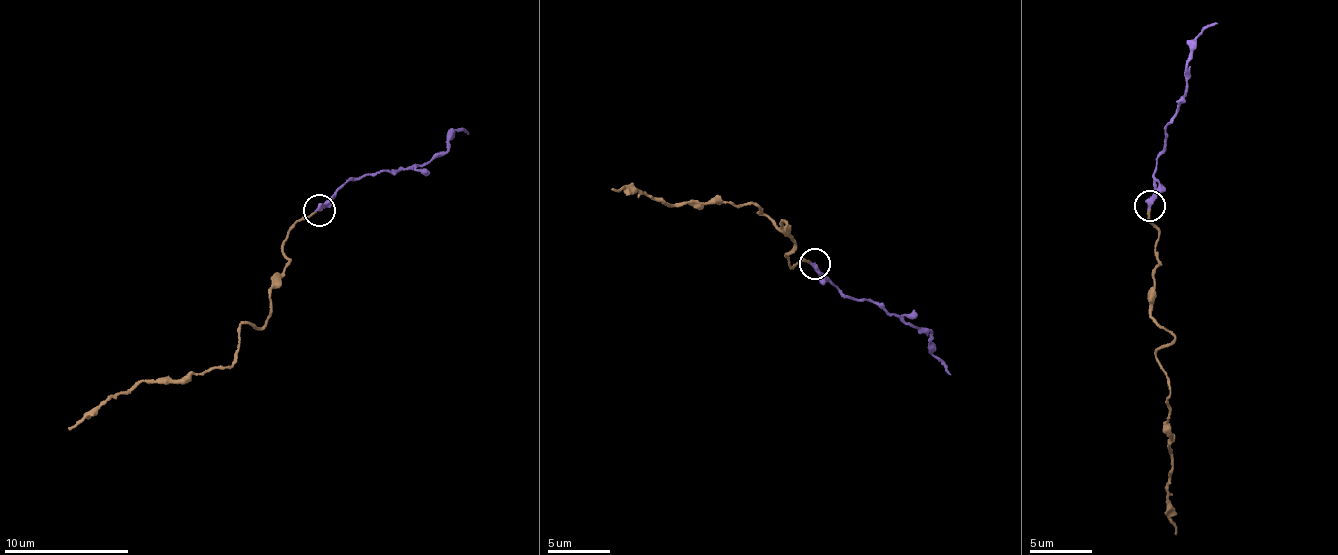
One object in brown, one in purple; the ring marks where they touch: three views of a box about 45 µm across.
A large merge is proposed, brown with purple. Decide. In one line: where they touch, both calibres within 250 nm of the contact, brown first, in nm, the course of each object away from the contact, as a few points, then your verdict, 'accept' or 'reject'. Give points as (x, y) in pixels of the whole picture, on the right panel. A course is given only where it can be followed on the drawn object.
(1149, 206) | 170/380 nm | brown via (1150, 205), (1158, 232), (1152, 316), (1172, 340), (1157, 349), (1156, 357), (1170, 396), (1166, 511), (1176, 535) | purple via (1150, 205), (1168, 122), (1186, 94), (1190, 47), (1208, 25), (1218, 23) | accept

